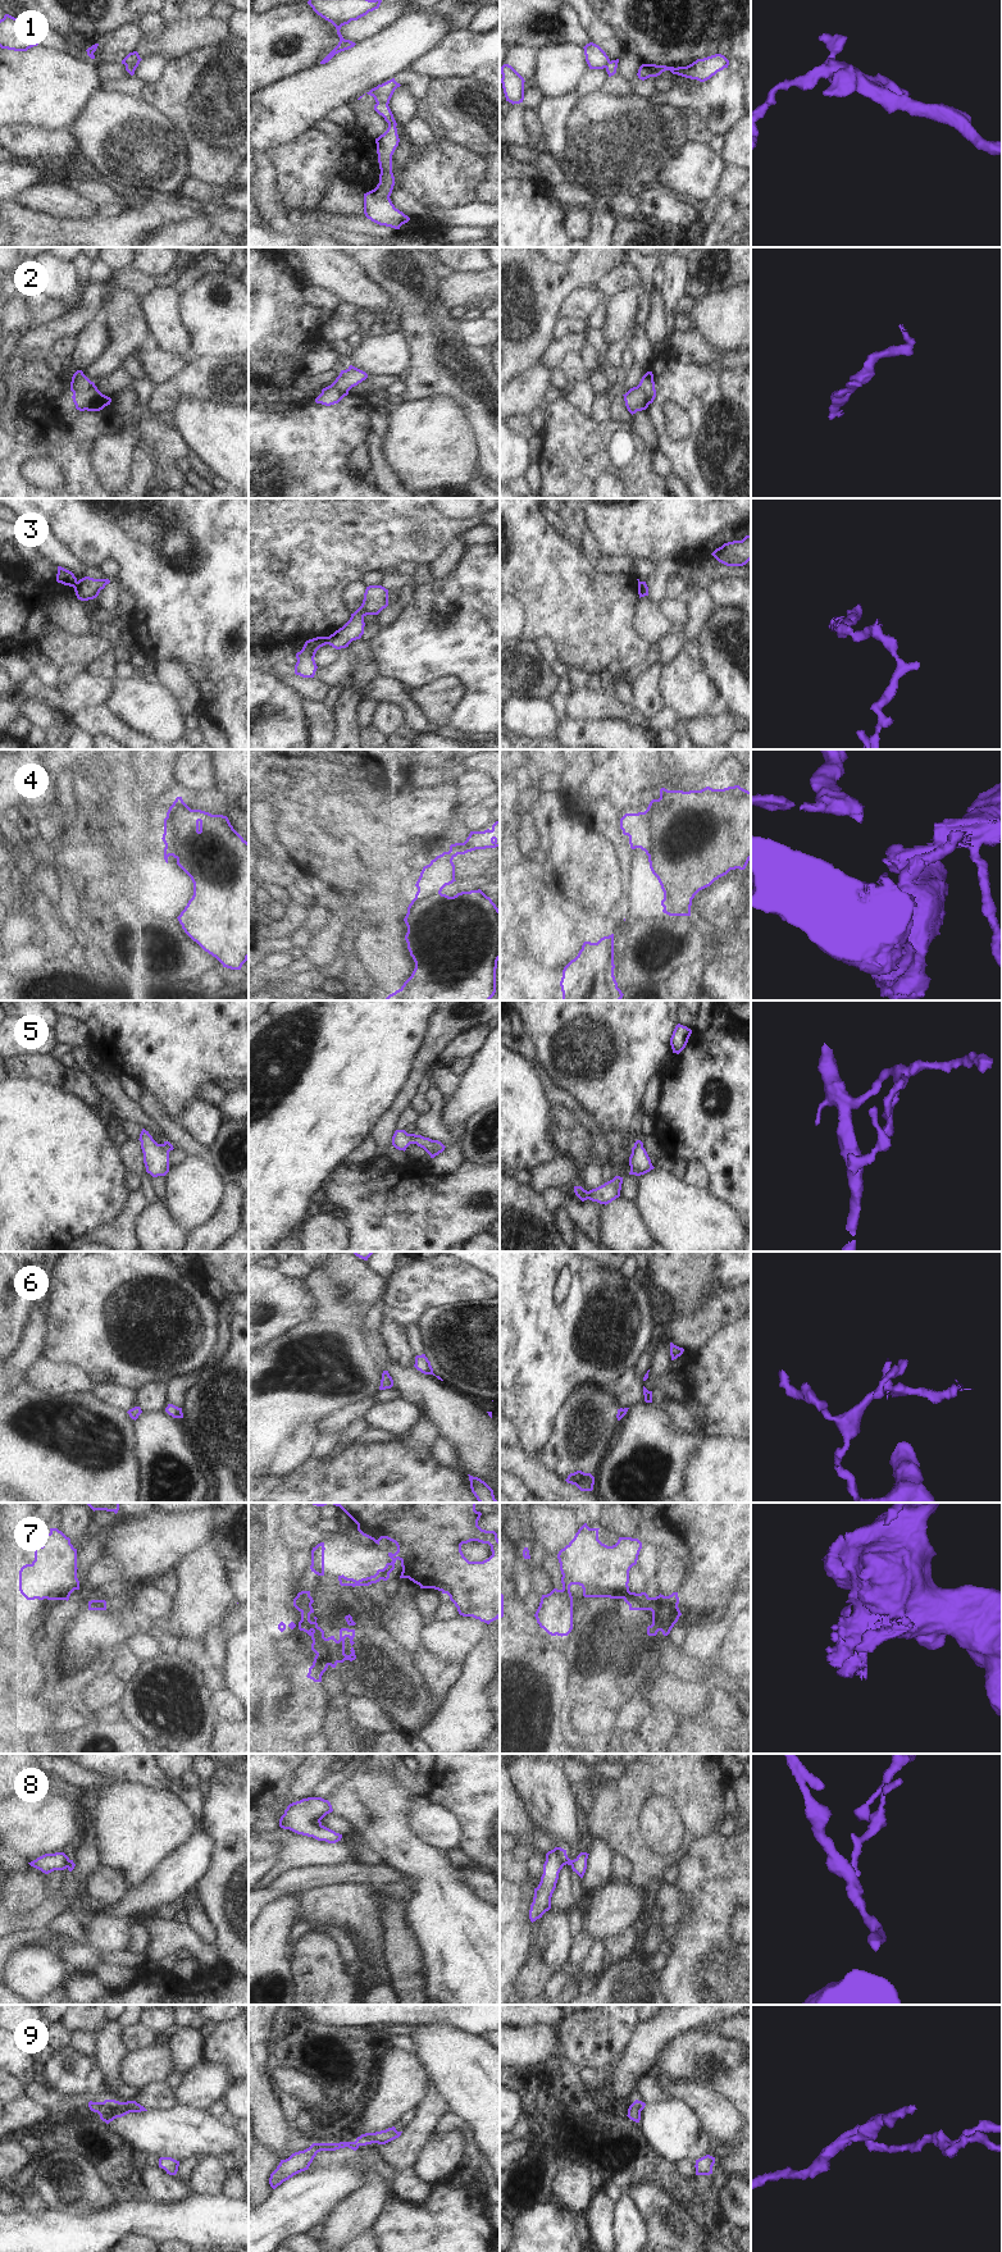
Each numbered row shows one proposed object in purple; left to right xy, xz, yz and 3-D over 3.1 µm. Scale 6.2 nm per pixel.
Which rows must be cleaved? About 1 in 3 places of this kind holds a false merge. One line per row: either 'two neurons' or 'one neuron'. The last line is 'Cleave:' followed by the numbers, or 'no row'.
1: two neurons
2: two neurons
3: two neurons
4: two neurons
5: one neuron
6: two neurons
7: two neurons
8: one neuron
9: one neuron
Cleave: 1, 2, 3, 4, 6, 7

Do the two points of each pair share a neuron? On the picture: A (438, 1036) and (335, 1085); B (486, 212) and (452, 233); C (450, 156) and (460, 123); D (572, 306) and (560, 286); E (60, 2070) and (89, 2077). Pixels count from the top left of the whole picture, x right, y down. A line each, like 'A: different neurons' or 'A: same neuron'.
A: different neurons
B: different neurons
C: different neurons
D: different neurons
E: same neuron

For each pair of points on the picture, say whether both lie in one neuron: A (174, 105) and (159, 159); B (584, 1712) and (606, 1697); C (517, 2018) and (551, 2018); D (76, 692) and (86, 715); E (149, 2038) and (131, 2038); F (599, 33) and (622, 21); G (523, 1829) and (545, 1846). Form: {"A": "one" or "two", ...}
{"A": "two", "B": "two", "C": "one", "D": "two", "E": "one", "F": "two", "G": "one"}

